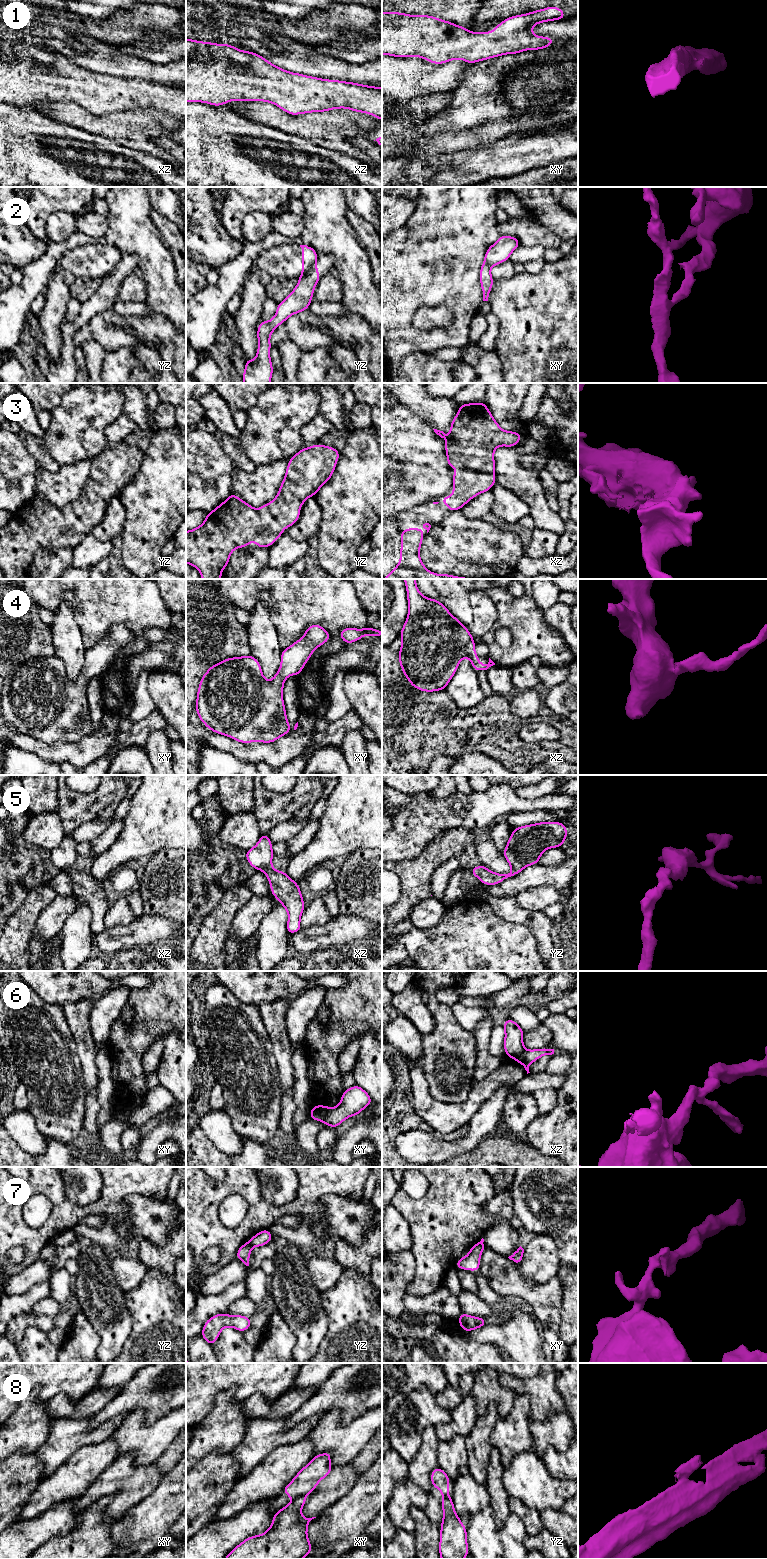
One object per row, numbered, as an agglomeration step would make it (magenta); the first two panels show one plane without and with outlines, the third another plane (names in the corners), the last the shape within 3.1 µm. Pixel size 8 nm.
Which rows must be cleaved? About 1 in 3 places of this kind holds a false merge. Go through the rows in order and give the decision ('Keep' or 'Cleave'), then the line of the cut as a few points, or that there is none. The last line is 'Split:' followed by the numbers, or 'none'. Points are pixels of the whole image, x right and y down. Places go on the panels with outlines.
1: Keep. No split
2: Cleave. Split along yz (315, 261), (302, 273)
3: Keep. No split
4: Keep. No split
5: Keep. No split
6: Cleave. Split along xy (328, 1108), (322, 1120)
7: Cleave. Split along yz (248, 1242), (252, 1246)
8: Cleave. Split along xy (304, 1495), (297, 1496), (293, 1500)
Split: 2, 6, 7, 8

